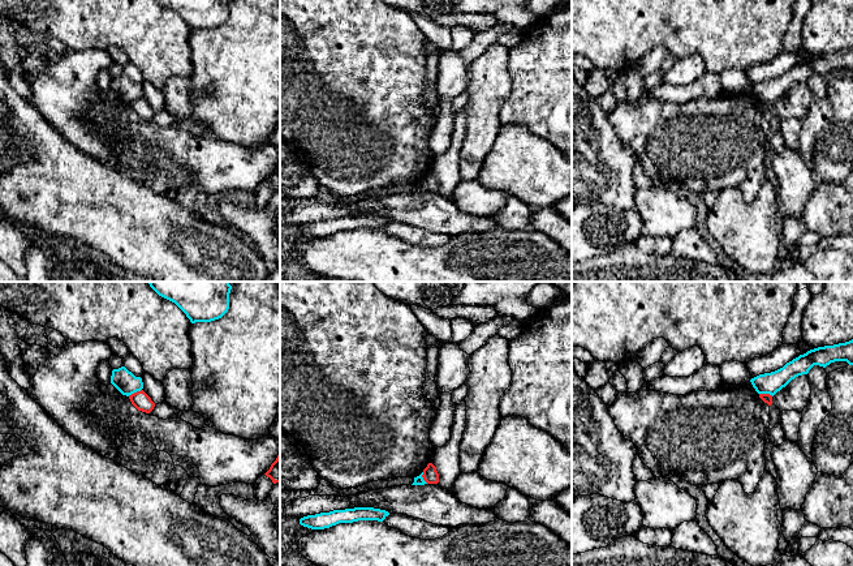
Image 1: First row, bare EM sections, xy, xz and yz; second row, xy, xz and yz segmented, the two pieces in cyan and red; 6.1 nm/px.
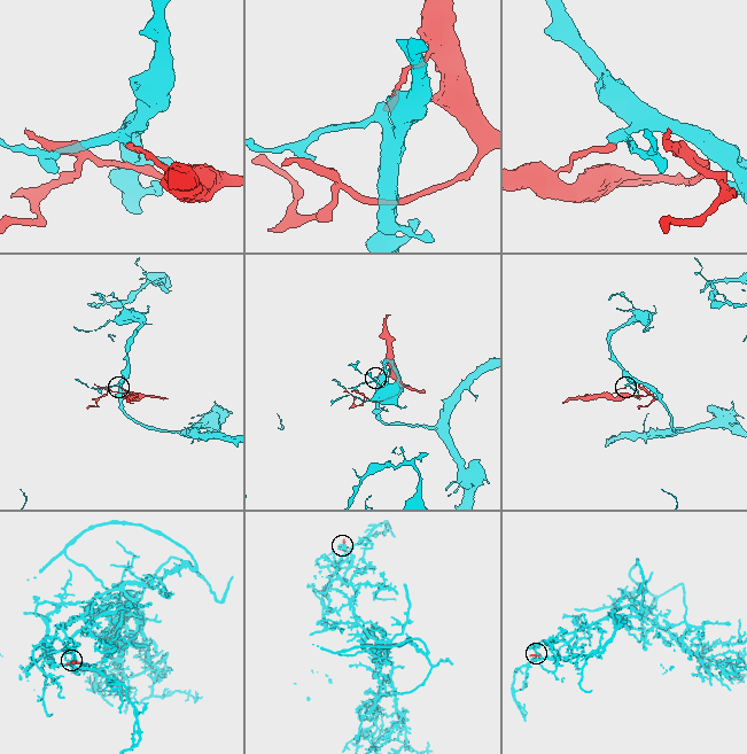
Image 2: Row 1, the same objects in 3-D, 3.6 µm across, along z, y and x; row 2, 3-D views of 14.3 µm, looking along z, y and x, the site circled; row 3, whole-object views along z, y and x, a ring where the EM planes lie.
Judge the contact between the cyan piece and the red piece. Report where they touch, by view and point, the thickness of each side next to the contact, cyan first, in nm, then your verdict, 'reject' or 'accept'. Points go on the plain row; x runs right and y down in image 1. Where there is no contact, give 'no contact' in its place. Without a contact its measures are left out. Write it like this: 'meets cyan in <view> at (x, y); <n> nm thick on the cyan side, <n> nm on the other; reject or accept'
meets cyan in xy at (134, 99); 140 nm thick on the cyan side, 110 nm on the other; reject

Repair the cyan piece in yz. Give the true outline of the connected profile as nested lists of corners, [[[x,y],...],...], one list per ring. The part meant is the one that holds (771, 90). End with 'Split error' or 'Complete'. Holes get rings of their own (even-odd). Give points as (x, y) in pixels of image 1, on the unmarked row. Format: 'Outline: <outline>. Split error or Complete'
Outline: [[[853,47],[833,53],[818,55],[787,70],[783,76],[750,87],[758,102],[775,103],[798,83],[807,82],[814,73],[826,76],[835,69],[853,73]]]. Complete

